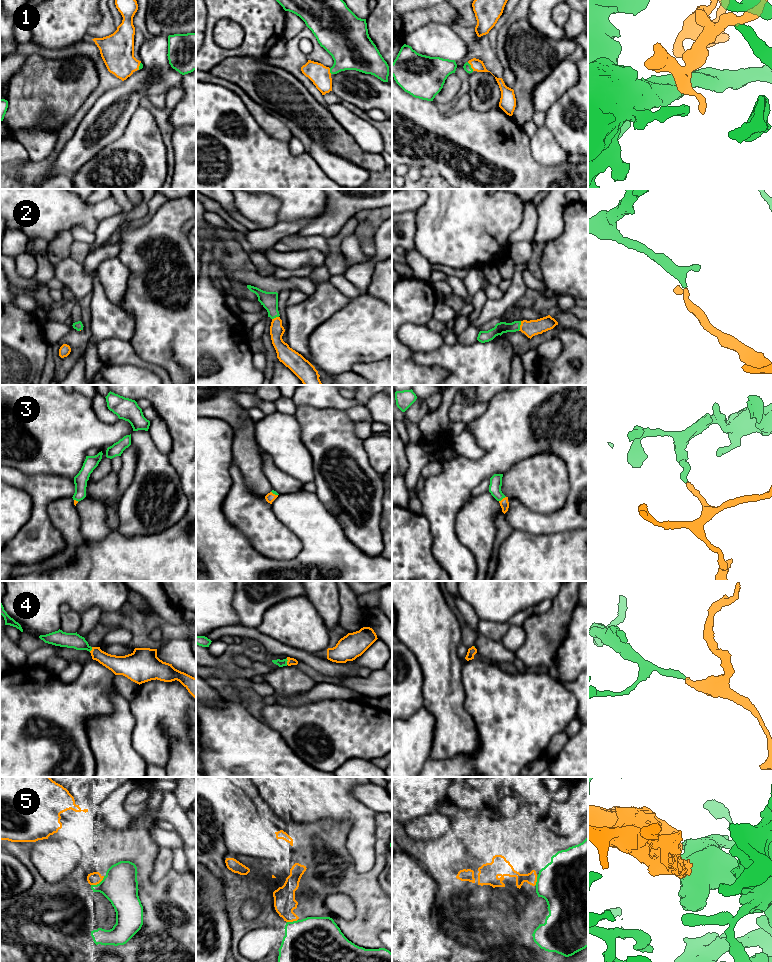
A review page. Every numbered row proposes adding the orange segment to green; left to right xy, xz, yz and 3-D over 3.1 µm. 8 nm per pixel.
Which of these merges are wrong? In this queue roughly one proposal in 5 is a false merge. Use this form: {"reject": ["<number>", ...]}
{"reject": []}

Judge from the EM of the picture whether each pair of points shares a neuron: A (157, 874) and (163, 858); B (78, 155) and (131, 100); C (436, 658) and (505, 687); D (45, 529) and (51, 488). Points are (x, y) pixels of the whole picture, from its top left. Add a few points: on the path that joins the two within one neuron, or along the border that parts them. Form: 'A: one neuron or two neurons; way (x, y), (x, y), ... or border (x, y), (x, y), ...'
A: one neuron; way (160, 870), (163, 862)
B: one neuron; way (89, 139), (93, 129), (115, 109)
C: two neurons; border (462, 664), (461, 682), (465, 692)
D: one neuron; way (41, 519), (41, 498)

